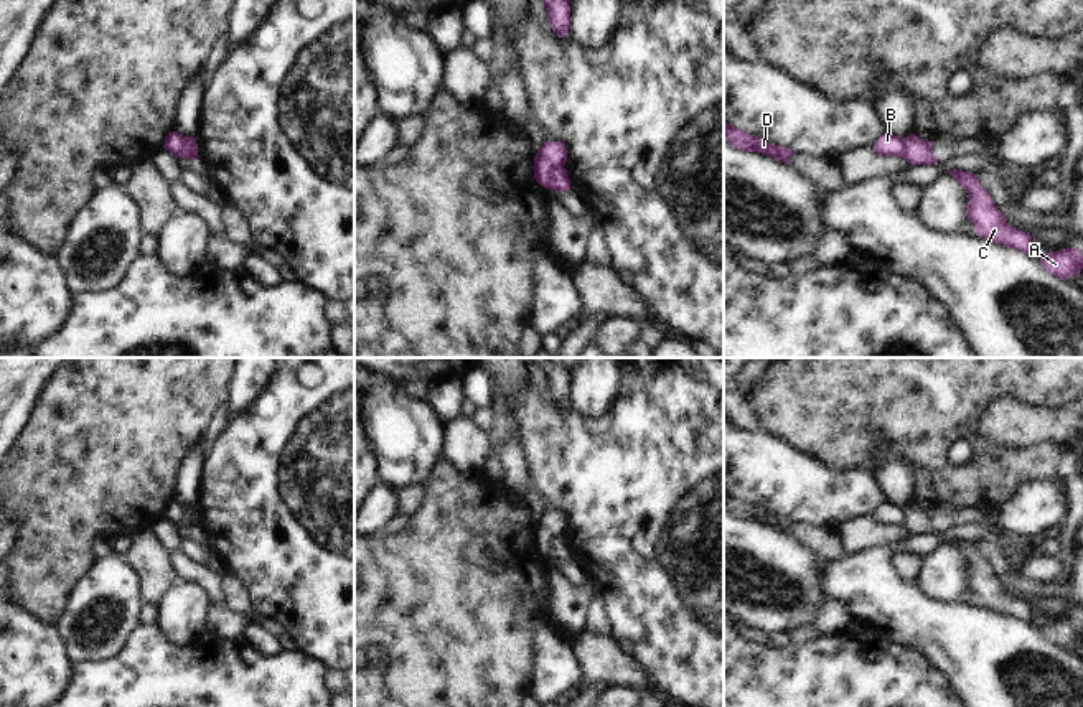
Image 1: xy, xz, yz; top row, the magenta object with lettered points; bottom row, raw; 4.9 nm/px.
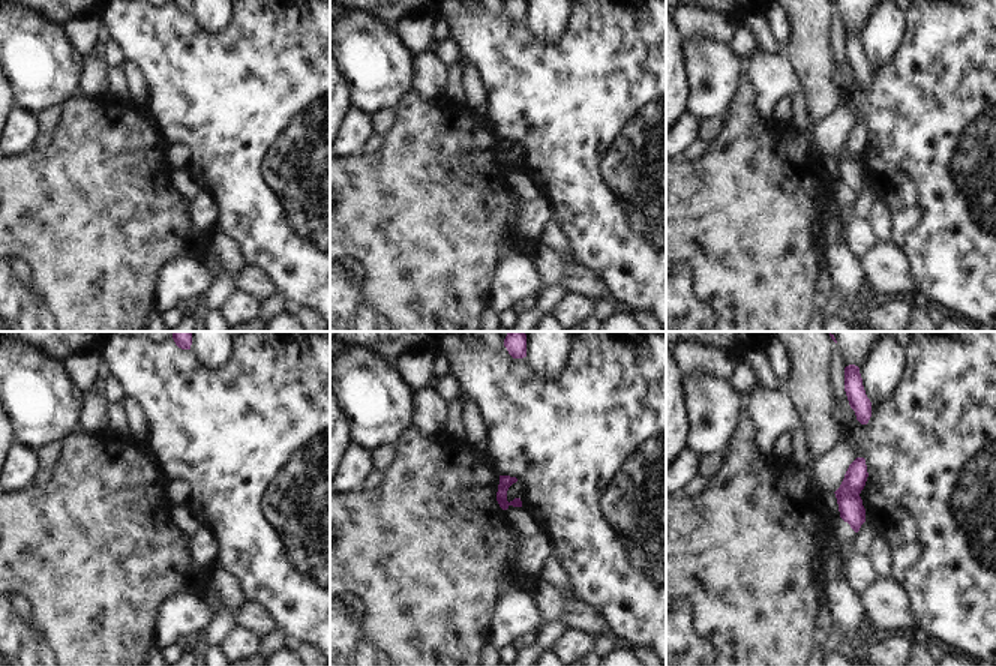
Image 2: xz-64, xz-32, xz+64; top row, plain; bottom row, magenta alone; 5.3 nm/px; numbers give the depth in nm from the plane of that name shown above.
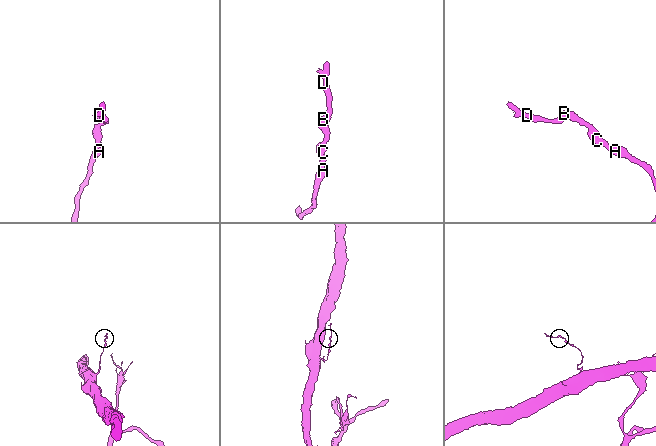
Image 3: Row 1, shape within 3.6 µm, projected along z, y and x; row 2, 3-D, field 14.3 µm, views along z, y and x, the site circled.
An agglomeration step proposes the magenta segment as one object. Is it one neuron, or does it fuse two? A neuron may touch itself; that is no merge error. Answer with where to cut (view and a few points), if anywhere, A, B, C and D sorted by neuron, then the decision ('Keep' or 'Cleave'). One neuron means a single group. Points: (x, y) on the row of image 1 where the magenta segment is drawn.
Split along xz (562, 165), (551, 170), (548, 187). Groups: A C / B D. Cleave

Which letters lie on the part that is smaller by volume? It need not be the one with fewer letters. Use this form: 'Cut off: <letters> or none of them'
Cut off: B, D

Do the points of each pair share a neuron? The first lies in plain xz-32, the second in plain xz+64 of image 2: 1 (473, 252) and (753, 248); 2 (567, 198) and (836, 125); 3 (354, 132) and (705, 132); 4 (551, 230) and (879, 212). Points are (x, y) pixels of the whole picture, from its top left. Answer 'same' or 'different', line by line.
1: same
2: different
3: different
4: same

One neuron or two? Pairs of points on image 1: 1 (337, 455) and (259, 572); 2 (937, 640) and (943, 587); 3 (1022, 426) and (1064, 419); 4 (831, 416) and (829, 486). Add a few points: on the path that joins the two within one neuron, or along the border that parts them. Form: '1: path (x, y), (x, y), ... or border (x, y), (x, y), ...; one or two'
1: path (337, 485), (325, 506), (289, 543); one
2: border (915, 582), (930, 599), (942, 602), (961, 600); two
3: path (1032, 426), (1054, 426); one
4: border (793, 449), (803, 450), (838, 468), (867, 470); two

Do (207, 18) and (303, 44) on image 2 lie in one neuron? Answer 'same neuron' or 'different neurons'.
different neurons

